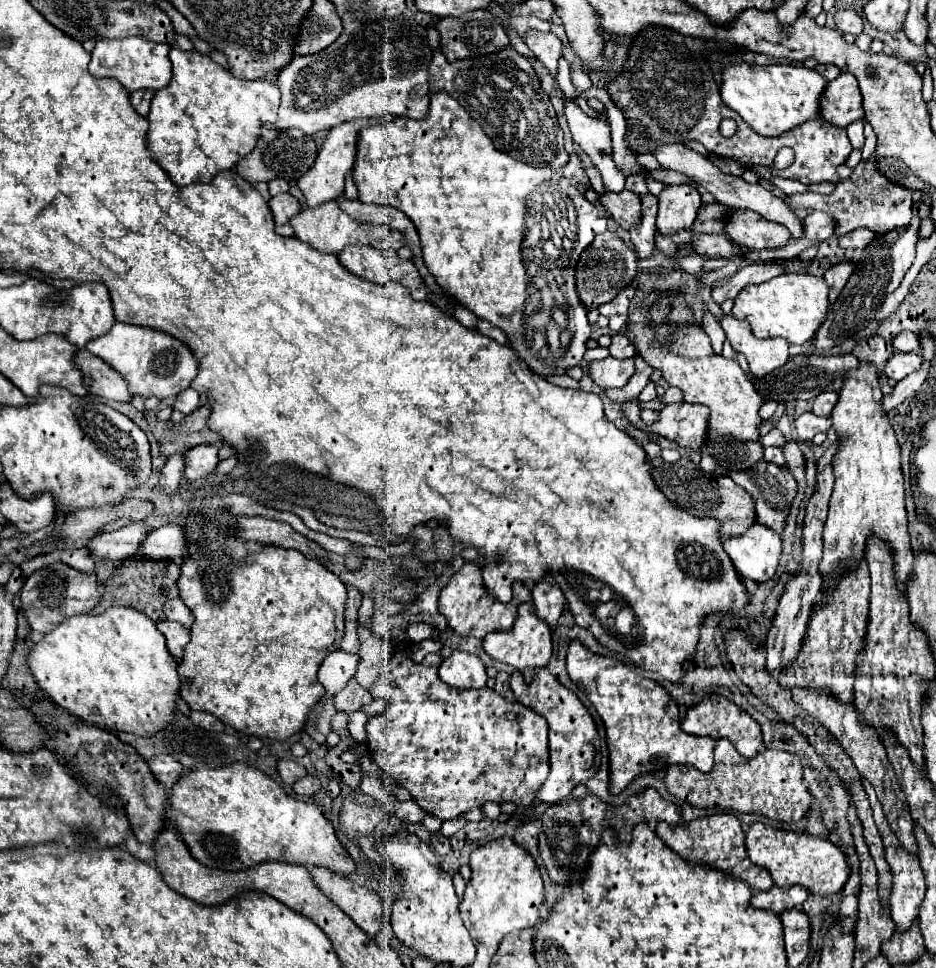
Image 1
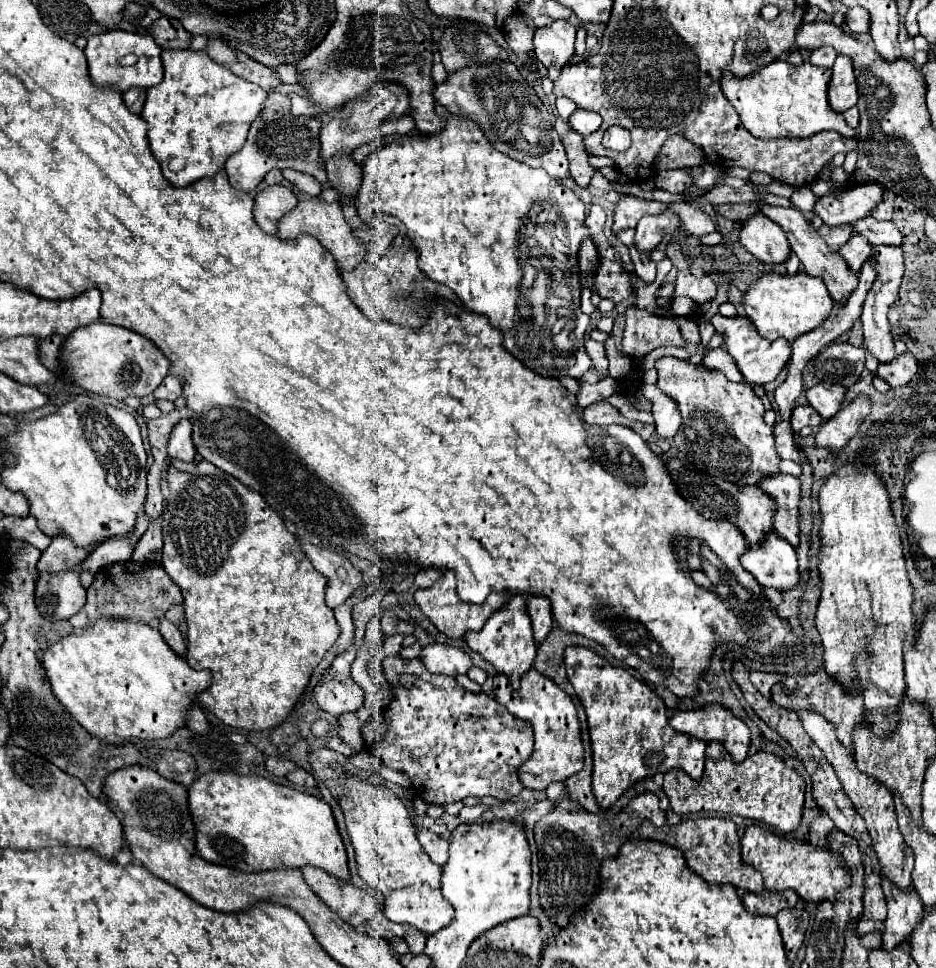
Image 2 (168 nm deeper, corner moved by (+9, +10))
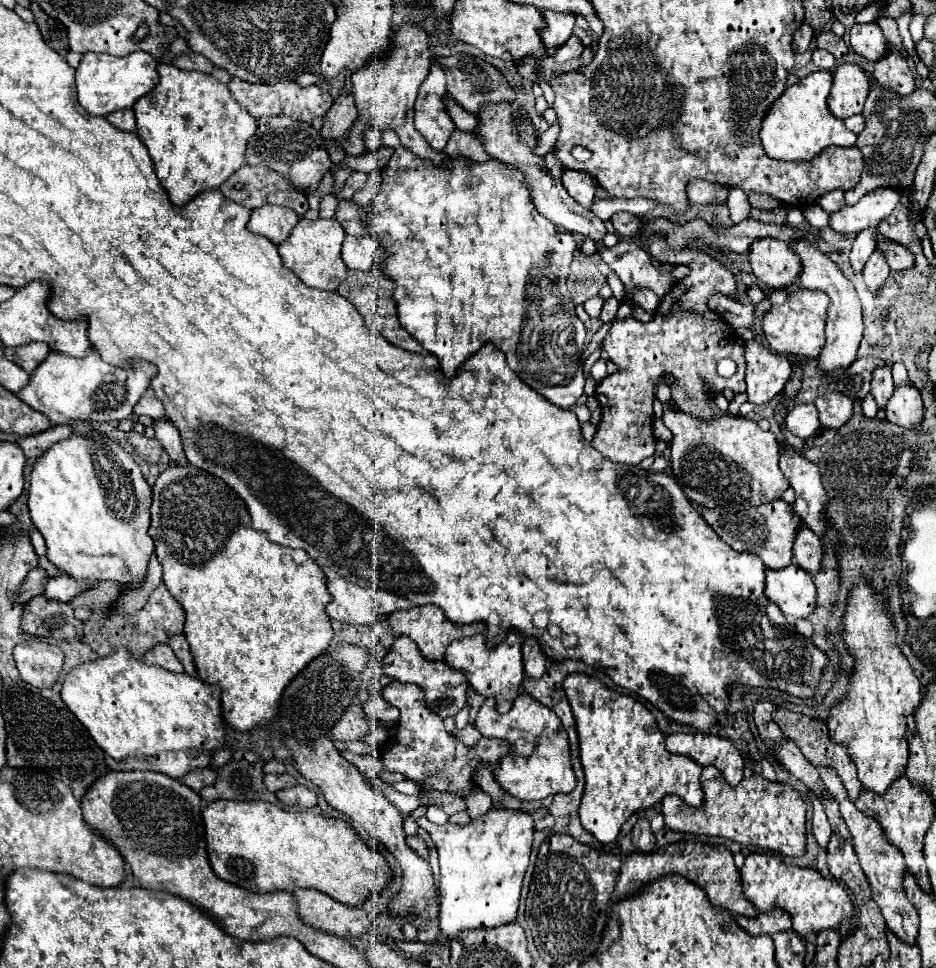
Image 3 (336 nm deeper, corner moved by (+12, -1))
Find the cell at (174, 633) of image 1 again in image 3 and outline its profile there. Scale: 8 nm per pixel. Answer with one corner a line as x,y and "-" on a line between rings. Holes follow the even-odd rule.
160,644
160,646
154,646
152,650
148,650
148,654
144,654
146,662
150,664
158,664
170,672
184,672
184,666
182,662
174,656
172,648
168,644

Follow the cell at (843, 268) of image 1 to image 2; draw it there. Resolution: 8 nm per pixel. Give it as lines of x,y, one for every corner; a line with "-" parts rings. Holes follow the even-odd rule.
853,235
845,247
839,249
839,253
843,255
843,259
847,261
847,265
851,267
851,271
859,273
859,269
863,267
863,263
869,259
871,255
871,245
863,235

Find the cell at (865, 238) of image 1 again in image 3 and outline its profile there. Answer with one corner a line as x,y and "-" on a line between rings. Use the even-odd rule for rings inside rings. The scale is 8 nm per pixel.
878,238
878,250
884,250
884,258
892,270
908,270
914,264
914,256
898,242
888,238

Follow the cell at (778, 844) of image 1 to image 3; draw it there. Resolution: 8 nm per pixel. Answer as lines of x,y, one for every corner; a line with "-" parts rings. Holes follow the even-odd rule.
760,852
748,854
740,870
740,876
748,900
762,912
770,908
786,910
792,916
794,922
792,928
800,936
804,936
810,930
820,932
820,930
838,928
840,922
844,922
854,914
854,906
844,886
838,886
836,880
824,878
814,868
790,866
784,860
780,860
778,854
760,854

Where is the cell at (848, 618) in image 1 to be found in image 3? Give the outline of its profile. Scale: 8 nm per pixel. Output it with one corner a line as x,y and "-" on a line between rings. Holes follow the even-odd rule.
776,708
772,712
772,720
780,726
780,730
784,732
786,738
794,740
798,744
798,748
802,750
802,754
814,764
826,764
826,766
832,766
838,770
842,782
844,782
844,788
848,790
852,802
858,798
860,794
860,780
856,778
856,768
852,766
852,758
848,758
848,752
844,750
844,746
836,744
830,740
830,734
828,734
828,726
826,726
826,720
818,720
818,718
808,718
806,714
802,712
792,712
792,710
786,710
786,708

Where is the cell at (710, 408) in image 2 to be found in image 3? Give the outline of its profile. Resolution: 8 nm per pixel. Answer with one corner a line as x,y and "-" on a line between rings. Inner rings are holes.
664,404
662,420
674,436
670,442
670,462
672,462
674,478
690,500
700,502
706,508
730,508
736,512
736,510
746,510
750,506
760,506
778,500
786,492
788,480
778,468
780,442
772,432
764,432
758,426
758,422
742,416
732,416
732,414
720,414
720,416
716,414
710,422
704,422
702,418
694,418
692,414
682,412
676,404
674,408

